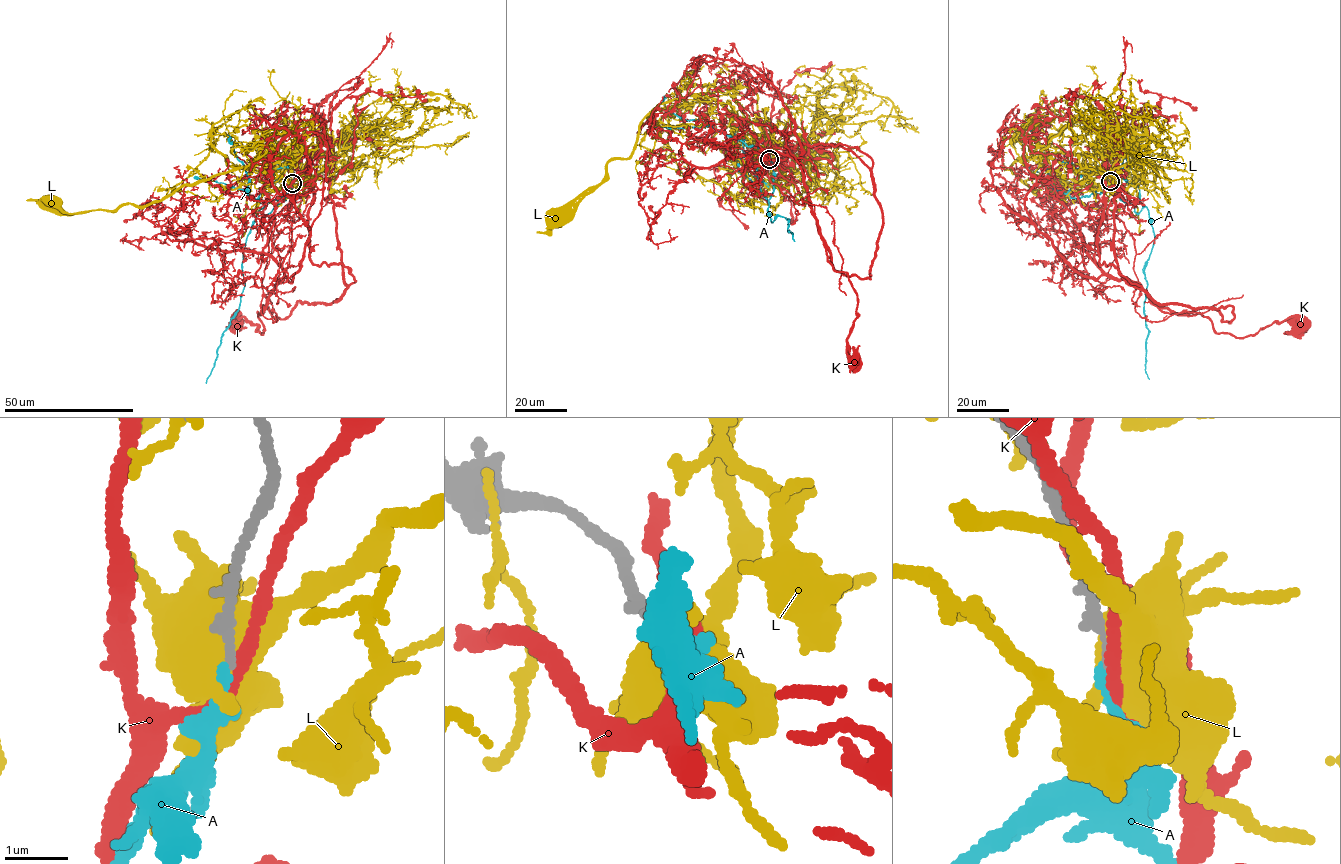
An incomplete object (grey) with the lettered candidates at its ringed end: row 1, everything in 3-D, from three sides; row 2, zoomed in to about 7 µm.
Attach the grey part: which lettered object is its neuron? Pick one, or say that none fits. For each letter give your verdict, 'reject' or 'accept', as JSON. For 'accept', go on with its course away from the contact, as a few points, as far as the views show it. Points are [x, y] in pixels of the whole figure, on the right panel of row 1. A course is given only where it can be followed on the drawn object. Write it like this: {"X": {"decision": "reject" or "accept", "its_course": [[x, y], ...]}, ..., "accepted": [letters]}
{"A": {"decision": "accept", "its_course": [[1110, 181], [1136, 213], [1146, 207], [1154, 235], [1144, 269], [1149, 379]]}, "K": {"decision": "reject"}, "L": {"decision": "reject"}, "accepted": ["A"]}

